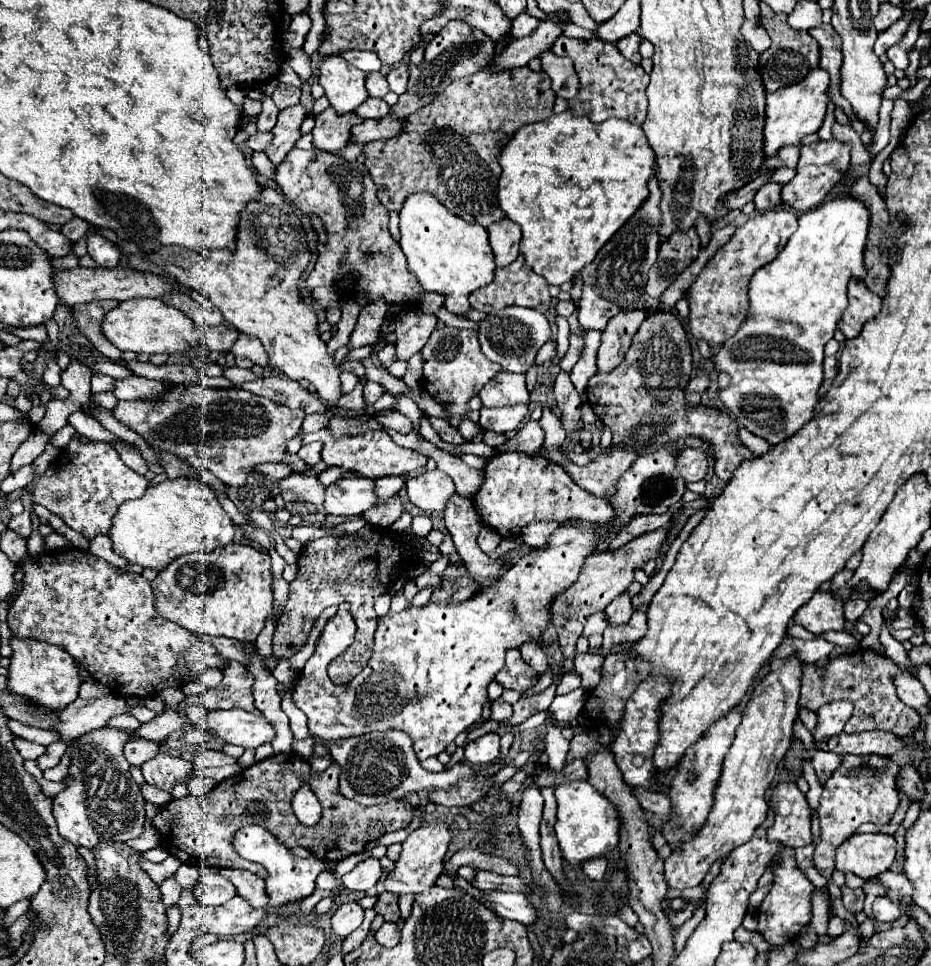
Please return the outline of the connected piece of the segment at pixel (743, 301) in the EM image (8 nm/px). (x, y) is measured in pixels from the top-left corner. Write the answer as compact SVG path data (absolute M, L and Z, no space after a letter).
M776 208L760 212L738 228L736 236L718 248L714 258L704 266L700 276L690 286L690 334L698 340L706 340L710 346L718 346L732 338L742 322L748 318L748 282L758 268L772 262L778 252L788 244L790 236L798 228L798 216L788 208Z

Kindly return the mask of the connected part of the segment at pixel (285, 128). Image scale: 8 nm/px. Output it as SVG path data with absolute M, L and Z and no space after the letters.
M302 104L280 110L278 122L276 122L274 130L272 130L274 140L266 150L266 156L270 158L270 162L274 166L278 166L282 162L282 158L286 158L286 154L294 148L296 140L302 136L300 126L302 126L306 116L308 116L308 110Z

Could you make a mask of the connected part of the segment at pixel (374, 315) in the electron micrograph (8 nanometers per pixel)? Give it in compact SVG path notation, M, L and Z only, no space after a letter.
M382 298L364 306L358 316L358 322L350 336L348 346L354 350L354 348L366 346L366 344L374 344L376 336L378 336L378 328L384 322L384 316L386 316L386 300L382 300Z

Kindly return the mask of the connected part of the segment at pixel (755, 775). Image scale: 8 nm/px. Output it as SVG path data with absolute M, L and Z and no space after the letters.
M770 662L772 670L762 682L756 684L750 702L744 708L742 722L736 730L736 738L722 762L722 776L714 790L714 804L706 826L702 826L692 840L672 848L672 854L664 860L664 876L670 888L698 886L710 866L718 858L726 858L734 848L748 842L754 830L768 816L768 802L764 798L778 762L790 748L792 726L798 714L798 670L802 662Z

